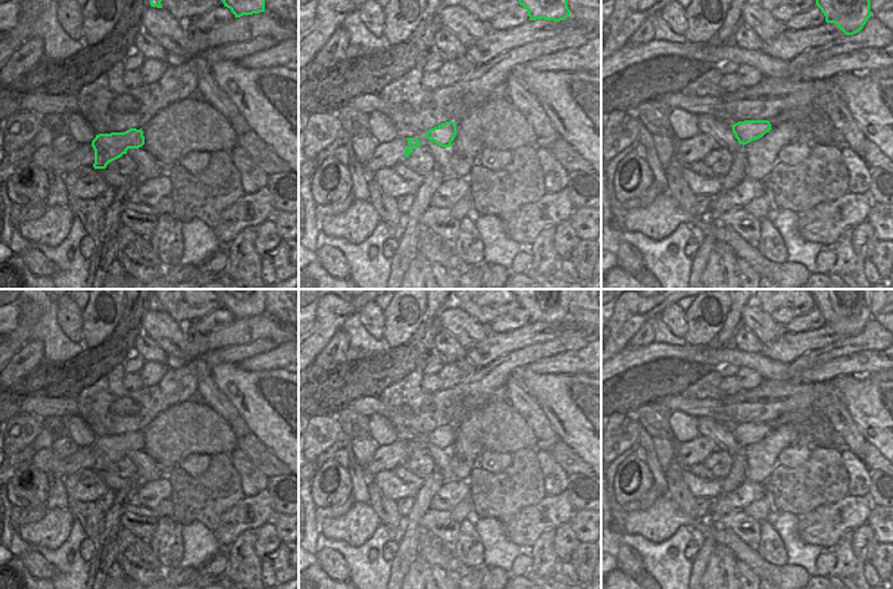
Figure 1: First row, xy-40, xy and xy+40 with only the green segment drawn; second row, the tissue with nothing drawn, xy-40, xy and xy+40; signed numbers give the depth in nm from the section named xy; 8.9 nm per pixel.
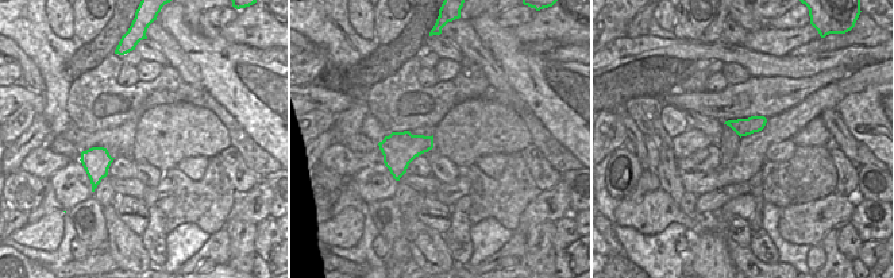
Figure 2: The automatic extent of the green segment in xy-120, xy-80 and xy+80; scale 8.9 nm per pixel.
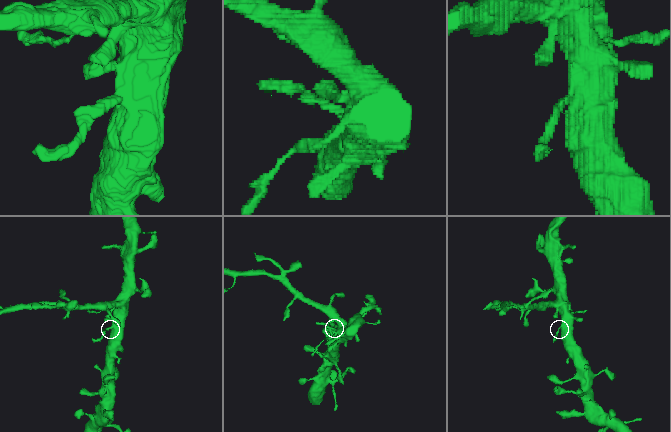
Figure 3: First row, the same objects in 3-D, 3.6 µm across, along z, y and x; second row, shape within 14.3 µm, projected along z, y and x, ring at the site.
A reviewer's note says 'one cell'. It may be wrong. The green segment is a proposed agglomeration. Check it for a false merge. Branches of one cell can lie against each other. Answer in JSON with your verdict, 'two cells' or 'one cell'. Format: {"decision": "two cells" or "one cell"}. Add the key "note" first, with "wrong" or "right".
{"note": "wrong", "decision": "two cells"}

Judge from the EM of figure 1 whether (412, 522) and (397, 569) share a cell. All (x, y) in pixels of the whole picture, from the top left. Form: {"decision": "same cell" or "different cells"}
{"decision": "same cell"}

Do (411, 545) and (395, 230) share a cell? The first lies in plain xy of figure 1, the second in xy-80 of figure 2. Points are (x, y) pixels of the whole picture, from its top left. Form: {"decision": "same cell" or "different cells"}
{"decision": "different cells"}

